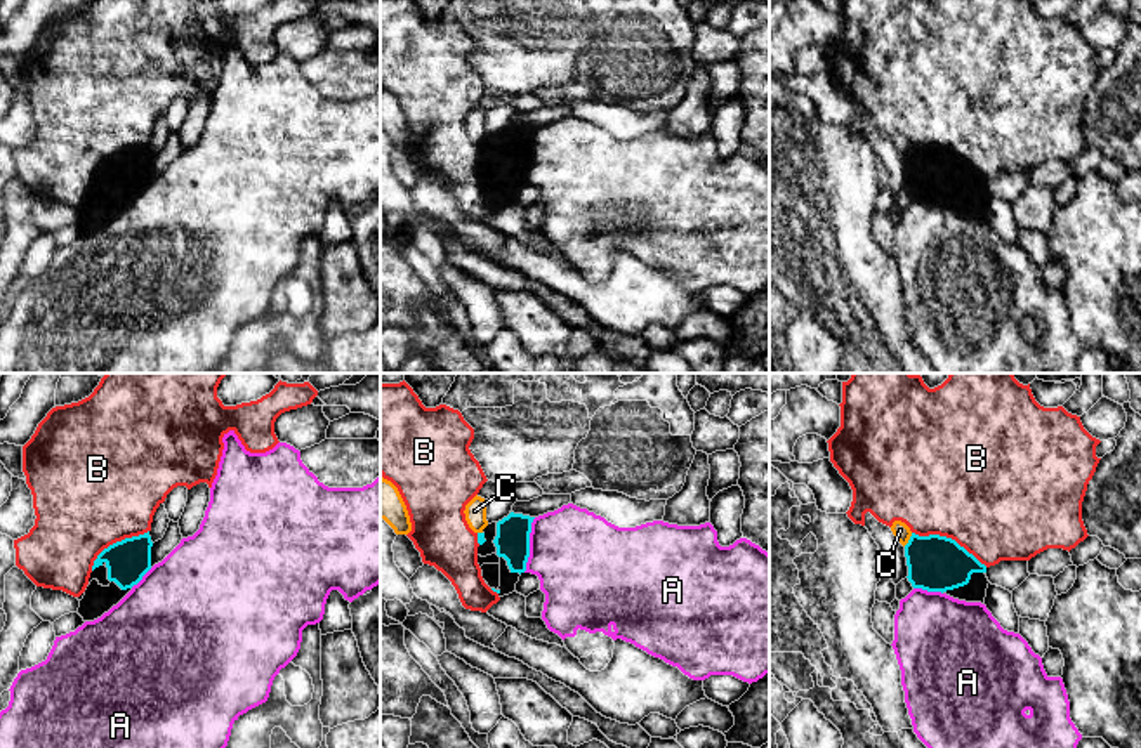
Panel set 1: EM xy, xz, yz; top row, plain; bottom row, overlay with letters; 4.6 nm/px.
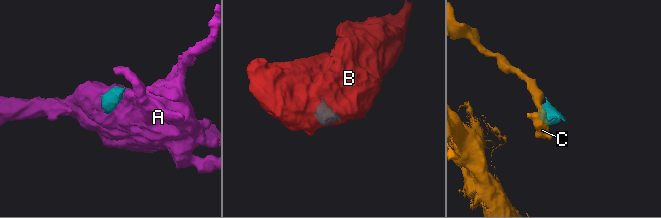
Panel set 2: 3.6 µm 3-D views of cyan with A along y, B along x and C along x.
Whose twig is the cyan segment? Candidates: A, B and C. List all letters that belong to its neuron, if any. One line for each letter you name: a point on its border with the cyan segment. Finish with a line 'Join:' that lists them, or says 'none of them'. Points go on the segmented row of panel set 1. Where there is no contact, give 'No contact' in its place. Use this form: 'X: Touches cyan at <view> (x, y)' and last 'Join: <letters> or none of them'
Join: none of them

